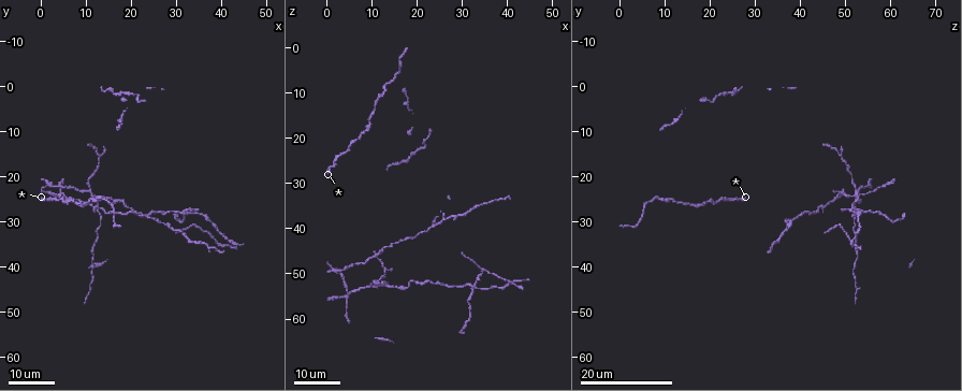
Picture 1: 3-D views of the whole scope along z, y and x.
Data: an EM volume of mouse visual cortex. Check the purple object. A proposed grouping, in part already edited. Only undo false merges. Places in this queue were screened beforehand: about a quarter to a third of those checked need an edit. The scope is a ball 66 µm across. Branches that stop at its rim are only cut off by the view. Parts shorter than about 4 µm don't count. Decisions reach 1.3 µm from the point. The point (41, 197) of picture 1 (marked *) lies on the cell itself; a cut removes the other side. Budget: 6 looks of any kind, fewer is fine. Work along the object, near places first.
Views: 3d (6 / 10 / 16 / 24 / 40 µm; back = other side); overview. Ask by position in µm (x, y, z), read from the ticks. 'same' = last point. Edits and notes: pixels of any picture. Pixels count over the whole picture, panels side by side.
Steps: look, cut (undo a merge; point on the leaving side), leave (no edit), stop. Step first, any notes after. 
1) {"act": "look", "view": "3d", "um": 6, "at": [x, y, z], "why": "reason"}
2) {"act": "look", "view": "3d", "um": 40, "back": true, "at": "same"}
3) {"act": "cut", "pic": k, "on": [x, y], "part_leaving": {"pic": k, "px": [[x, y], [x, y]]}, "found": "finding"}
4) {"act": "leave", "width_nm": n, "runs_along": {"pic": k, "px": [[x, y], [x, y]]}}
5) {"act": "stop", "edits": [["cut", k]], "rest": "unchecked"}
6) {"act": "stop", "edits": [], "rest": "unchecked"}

{"act": "look", "view": "3d", "um": 16, "at": [5.0, 26.0, 22.0], "why": "thick turns thin"}

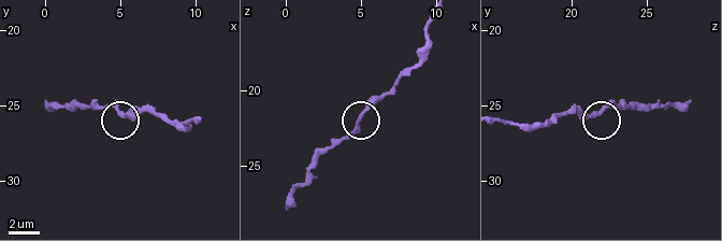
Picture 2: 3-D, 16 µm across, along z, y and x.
{"act": "look", "view": "3d", "um": 6, "at": [5.2, 25.6, 22.0]}

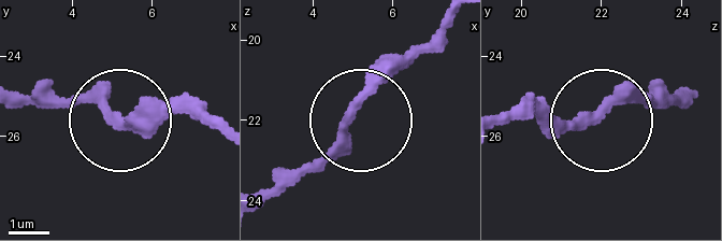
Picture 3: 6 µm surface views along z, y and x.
{"act": "leave", "runs_along": {"pic": 3, "px": [[260, 203], [442, 31]]}, "found": "one cell here"}

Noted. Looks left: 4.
{"act": "look", "view": "3d", "um": 24, "at": [32.5, 27.5, 52.5], "why": "four arms meet"}

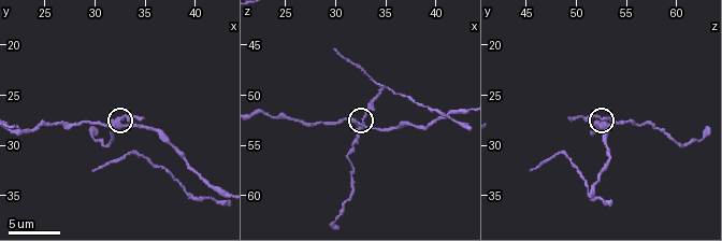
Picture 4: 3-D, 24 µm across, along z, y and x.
{"act": "look", "view": "3d", "um": 10, "at": [32.4, 27.8, 52.8], "why": "zoom in"}

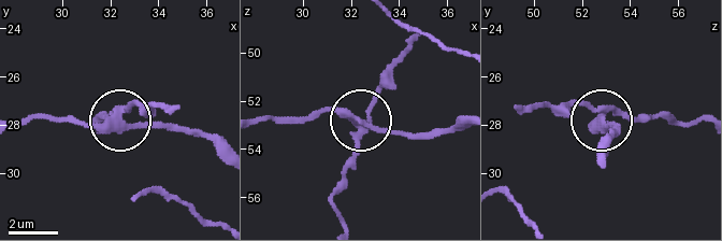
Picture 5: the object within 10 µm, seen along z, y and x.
{"act": "cut", "pic": 5, "on": [136, 105], "arms": 4, "part_leaving": {"pic": 5, "px": [[608, 110], [698, 123]]}, "found": "two cells meet here"}

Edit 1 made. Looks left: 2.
{"act": "stop", "edits": [["cut", 5]], "rest": "unchecked"}

